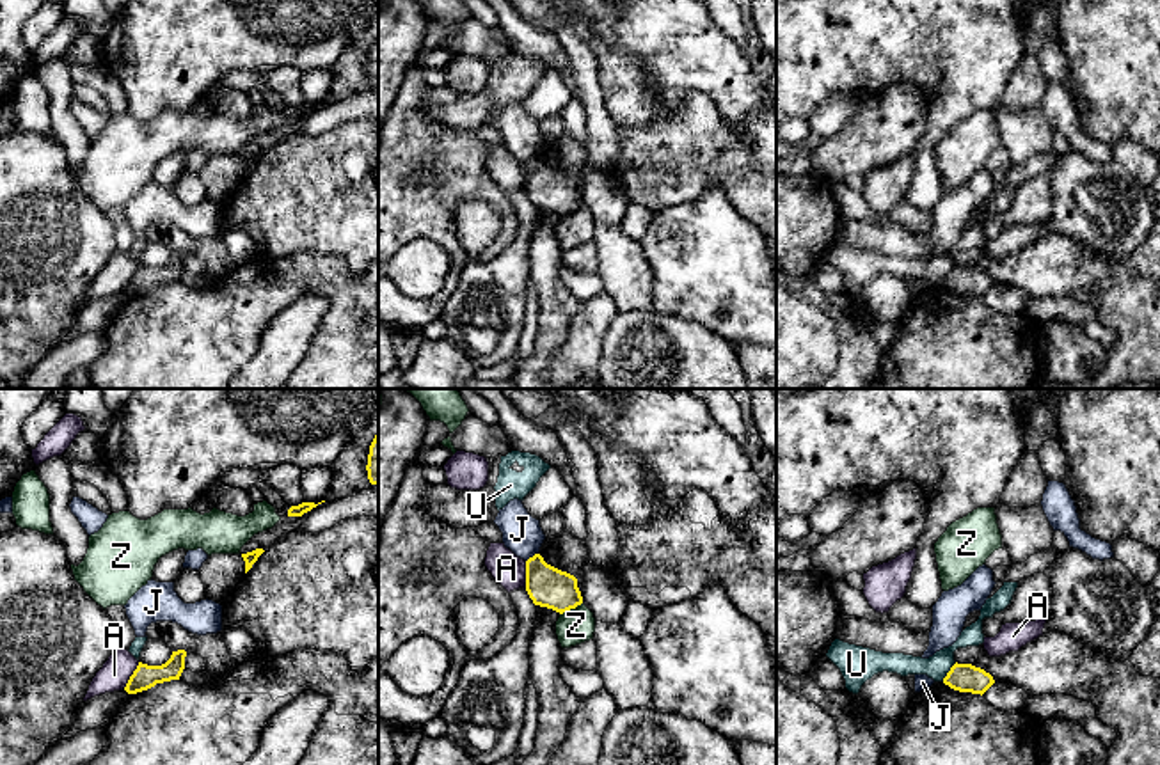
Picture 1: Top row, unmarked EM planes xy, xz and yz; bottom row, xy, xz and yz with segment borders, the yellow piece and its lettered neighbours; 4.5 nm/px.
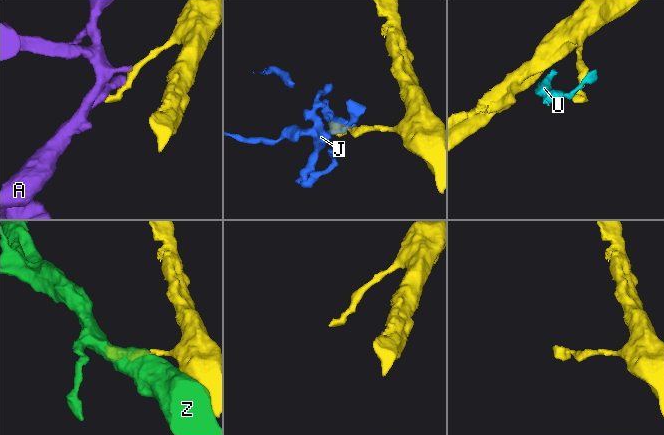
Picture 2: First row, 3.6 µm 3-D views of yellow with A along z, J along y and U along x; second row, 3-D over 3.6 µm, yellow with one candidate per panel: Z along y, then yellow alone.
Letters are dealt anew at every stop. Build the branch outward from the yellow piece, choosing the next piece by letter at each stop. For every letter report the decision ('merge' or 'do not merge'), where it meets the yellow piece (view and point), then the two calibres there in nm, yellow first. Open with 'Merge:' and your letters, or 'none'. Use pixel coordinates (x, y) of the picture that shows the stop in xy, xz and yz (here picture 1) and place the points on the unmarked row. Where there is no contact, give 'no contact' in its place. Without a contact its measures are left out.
Merge: none
A: do not merge; contact xy (132, 277); calibres 110 and 140 nm
J: do not merge; contact xz (533, 158); calibres 190 and 180 nm
U: do not merge; contact yz (949, 274); calibres 130 and 110 nm
Z: do not merge; contact xz (571, 210); calibres 190 and 160 nm

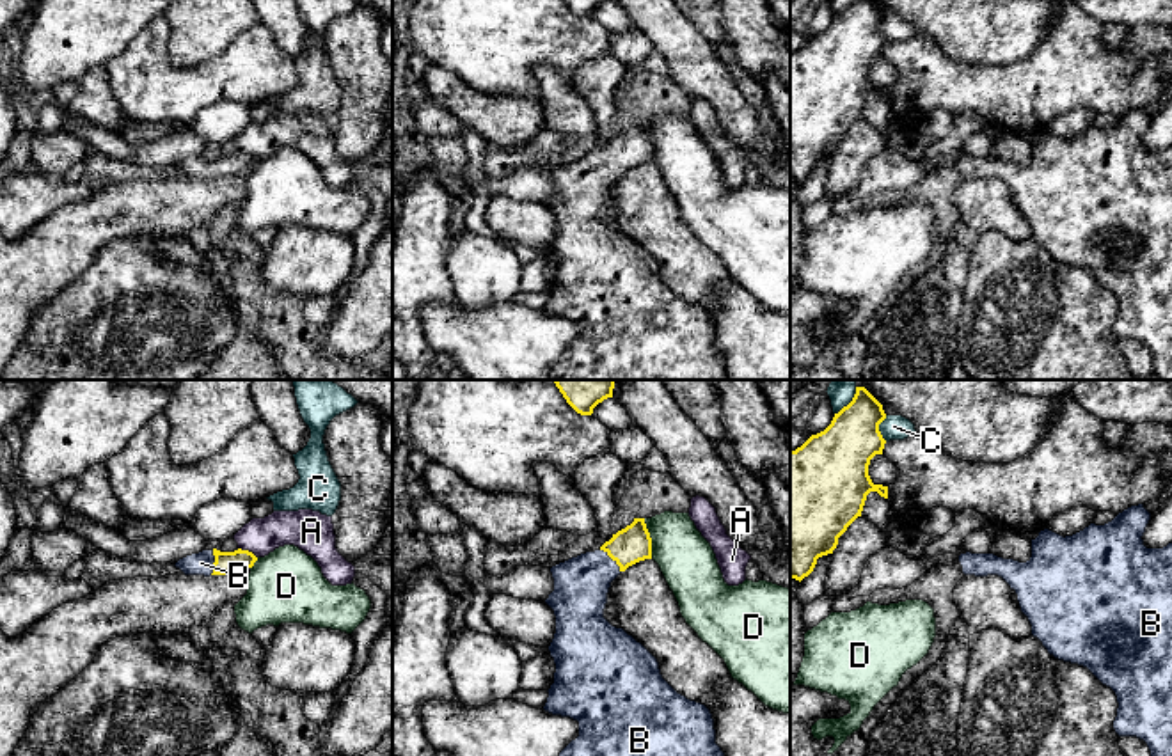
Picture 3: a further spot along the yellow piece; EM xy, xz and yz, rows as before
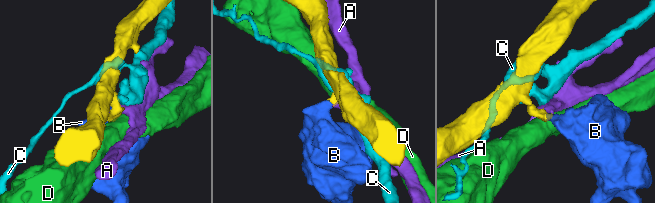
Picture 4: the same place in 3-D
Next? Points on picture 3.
Merge: B
A: do not merge; contact xy (247, 153); calibres 100 and 160 nm
B: merge; contact xz (613, 162); calibres 160 and 260 nm
C: do not merge; contact yz (878, 31); calibres 300 and 110 nm
D: do not merge; contact xz (650, 141); calibres 160 and 260 nm

